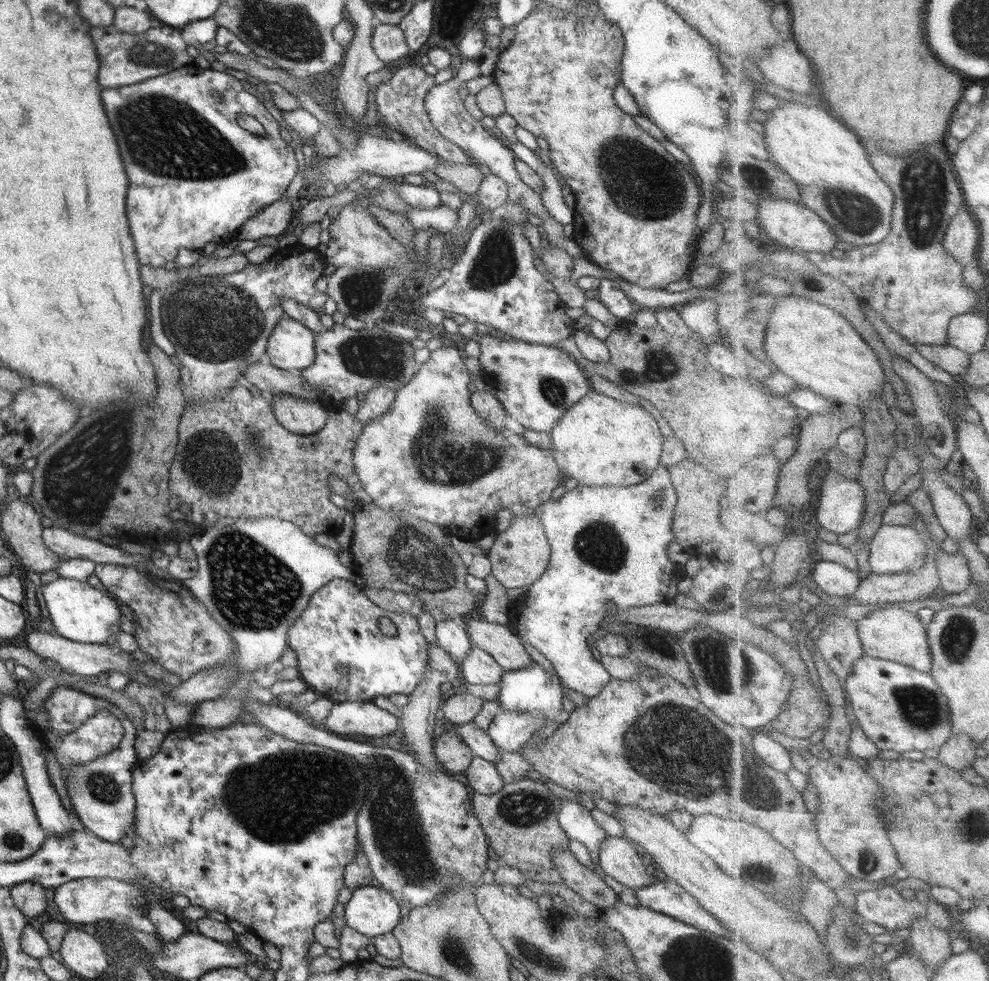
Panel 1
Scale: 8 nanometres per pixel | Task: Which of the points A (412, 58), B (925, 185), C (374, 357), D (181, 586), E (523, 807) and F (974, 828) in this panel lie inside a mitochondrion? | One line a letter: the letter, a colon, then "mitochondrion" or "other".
A: other
B: mitochondrion
C: mitochondrion
D: other
E: mitochondrion
F: mitochondrion

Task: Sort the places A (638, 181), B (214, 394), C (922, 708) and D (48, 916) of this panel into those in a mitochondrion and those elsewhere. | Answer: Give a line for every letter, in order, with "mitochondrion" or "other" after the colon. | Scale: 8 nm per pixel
A: mitochondrion
B: other
C: mitochondrion
D: other

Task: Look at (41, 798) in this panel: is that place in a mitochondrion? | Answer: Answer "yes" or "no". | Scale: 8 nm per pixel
no

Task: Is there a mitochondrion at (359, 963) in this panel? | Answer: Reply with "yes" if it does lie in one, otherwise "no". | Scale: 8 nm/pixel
no

